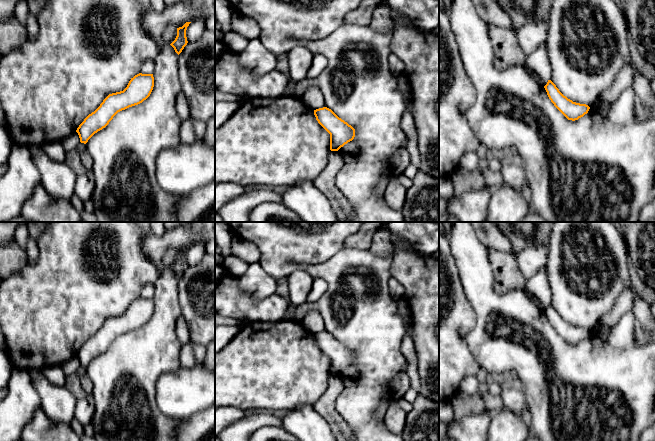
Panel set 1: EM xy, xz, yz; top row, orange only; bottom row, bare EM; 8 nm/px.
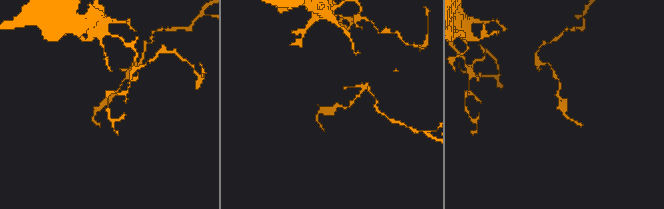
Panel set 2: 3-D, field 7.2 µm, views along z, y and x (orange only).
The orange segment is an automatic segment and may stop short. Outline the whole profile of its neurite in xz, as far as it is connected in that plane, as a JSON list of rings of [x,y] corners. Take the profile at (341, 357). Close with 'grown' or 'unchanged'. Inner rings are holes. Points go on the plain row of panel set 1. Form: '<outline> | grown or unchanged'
[[[327,331],[314,334],[318,347],[330,358],[330,374],[338,375],[355,361],[355,353]]] | unchanged

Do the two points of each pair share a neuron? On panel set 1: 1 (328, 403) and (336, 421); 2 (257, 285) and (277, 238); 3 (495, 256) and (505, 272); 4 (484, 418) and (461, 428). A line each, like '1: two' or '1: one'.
1: one
2: two
3: one
4: one

